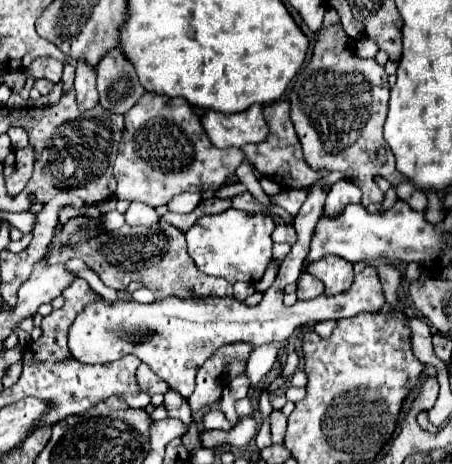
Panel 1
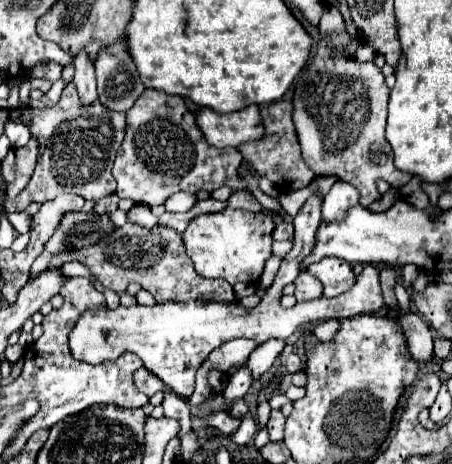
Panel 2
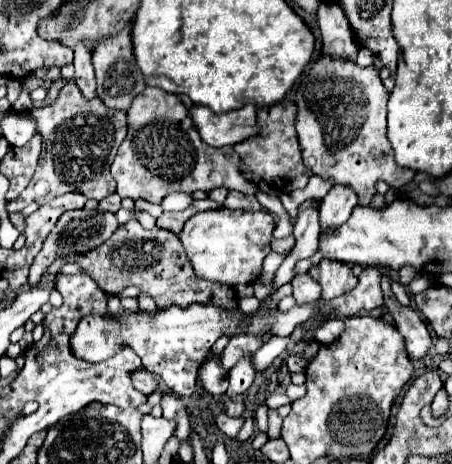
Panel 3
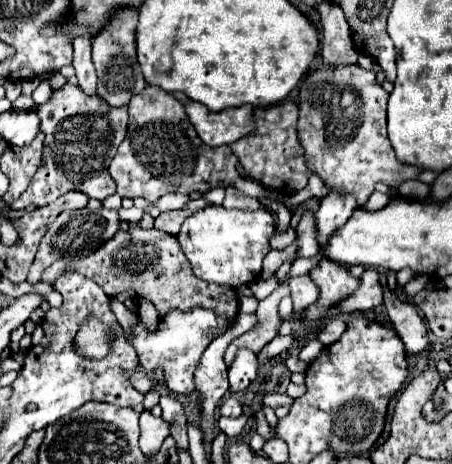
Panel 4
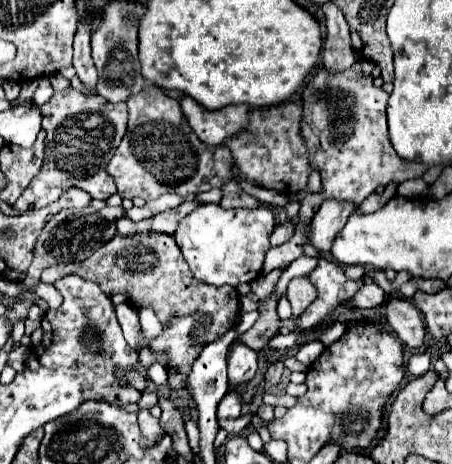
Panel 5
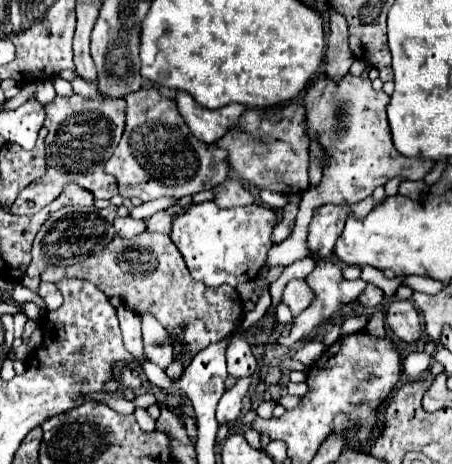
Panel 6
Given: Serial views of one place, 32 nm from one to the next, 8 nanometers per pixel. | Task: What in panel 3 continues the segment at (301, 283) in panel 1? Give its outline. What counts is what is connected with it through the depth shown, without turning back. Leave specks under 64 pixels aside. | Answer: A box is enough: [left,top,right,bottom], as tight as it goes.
[290,274,320,306]

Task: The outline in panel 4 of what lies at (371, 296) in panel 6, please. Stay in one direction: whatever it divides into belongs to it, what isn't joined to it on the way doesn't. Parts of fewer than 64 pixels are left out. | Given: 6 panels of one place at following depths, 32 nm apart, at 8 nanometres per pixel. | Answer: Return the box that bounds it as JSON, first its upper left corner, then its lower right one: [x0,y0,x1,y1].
[340,270,382,312]

